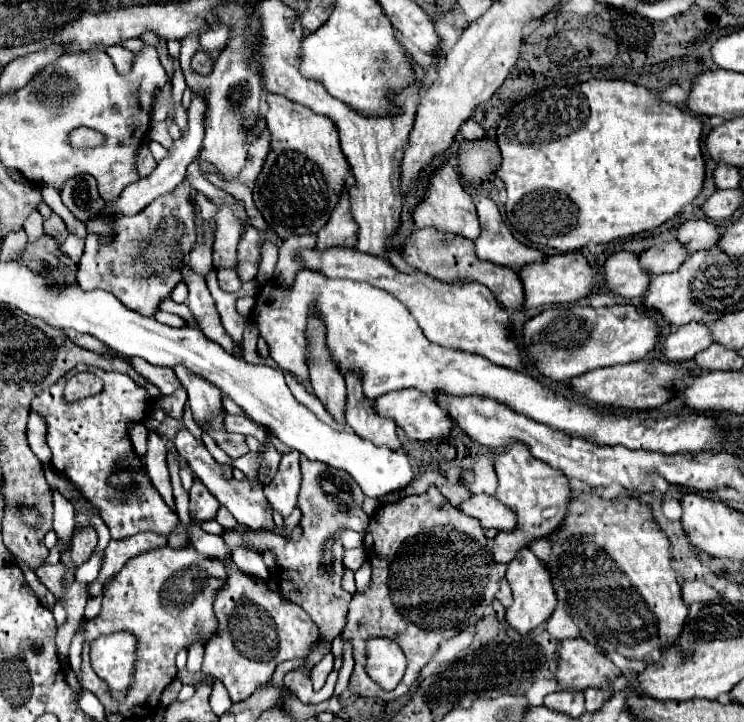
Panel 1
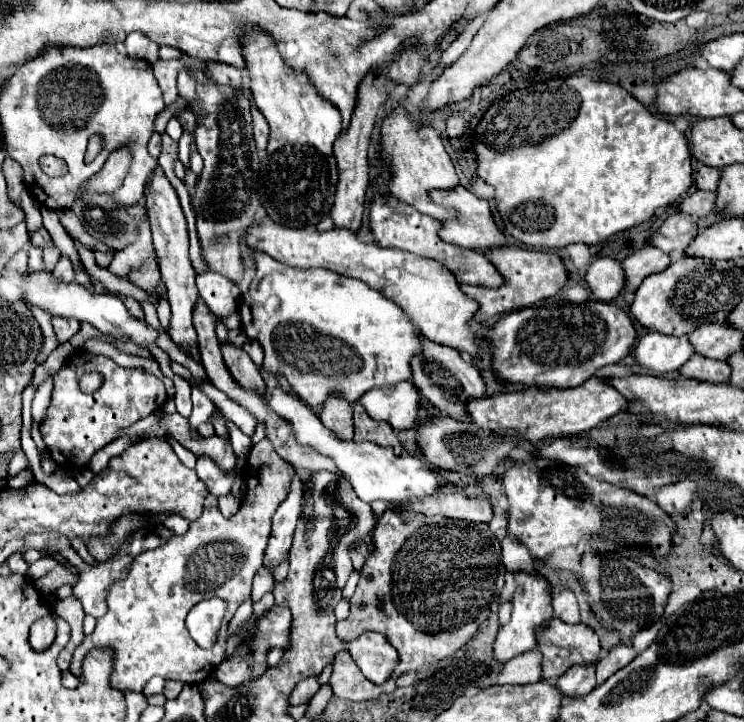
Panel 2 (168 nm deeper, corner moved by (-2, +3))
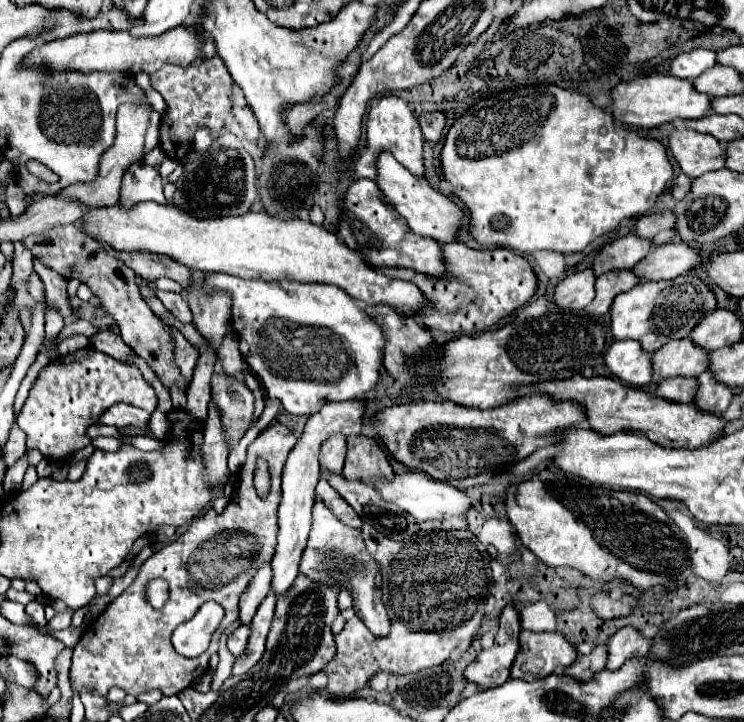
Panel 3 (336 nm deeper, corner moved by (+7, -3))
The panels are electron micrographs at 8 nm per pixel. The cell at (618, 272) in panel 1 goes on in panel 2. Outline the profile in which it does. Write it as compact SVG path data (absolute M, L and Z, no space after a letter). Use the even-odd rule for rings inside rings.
M598 257L586 271L586 285L598 301L614 301L624 285L620 261Z

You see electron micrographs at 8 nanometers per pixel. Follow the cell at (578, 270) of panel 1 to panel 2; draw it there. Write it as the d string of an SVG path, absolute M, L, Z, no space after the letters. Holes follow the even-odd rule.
M504 245L504 247L486 249L484 255L498 269L498 273L504 279L504 285L494 287L494 289L480 287L480 285L460 285L460 289L466 293L466 297L474 299L478 303L478 311L476 311L474 319L480 323L488 321L494 315L518 311L518 309L534 305L536 301L556 295L564 287L566 277L568 277L562 259L548 251L532 251L532 249L522 249L518 245Z

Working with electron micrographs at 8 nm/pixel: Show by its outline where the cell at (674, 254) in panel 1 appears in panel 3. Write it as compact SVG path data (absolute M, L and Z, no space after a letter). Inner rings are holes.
M621 269L621 271L607 271L605 275L599 275L597 277L597 283L595 283L595 291L597 291L597 297L593 299L591 305L585 307L587 313L591 315L605 315L609 313L611 305L613 305L613 299L623 293L623 291L629 291L631 287L639 285L643 279L639 275L633 275L631 269Z

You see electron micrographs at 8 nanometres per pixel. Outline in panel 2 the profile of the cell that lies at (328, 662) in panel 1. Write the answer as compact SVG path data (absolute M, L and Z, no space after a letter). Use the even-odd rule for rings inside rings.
M308 677L308 679L302 679L296 687L294 687L294 691L290 693L290 697L288 697L288 703L290 705L300 705L300 703L308 703L314 695L316 695L316 691L320 689L320 685L318 685L318 681L316 681L316 677Z

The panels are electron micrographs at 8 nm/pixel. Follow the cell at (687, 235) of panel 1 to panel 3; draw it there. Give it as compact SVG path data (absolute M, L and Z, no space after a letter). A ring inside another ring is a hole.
M631 233L603 247L601 253L595 257L593 271L595 275L601 275L611 269L631 269L641 259L645 259L645 255L653 249L655 249L653 239L641 239L639 235Z

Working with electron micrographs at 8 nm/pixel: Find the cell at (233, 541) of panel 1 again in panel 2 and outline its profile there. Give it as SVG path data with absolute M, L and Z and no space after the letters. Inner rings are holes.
M268 439L252 445L246 467L248 491L234 517L222 517L218 499L208 495L202 517L190 523L188 533L174 535L166 545L140 553L132 561L128 577L114 583L110 589L108 613L98 619L96 629L86 635L84 643L74 651L70 665L72 674L80 679L86 653L92 649L109 647L114 652L111 686L120 691L142 691L154 675L176 679L188 685L198 685L214 675L216 667L226 655L226 627L232 615L226 615L218 641L208 651L194 643L184 619L188 611L202 599L220 597L232 609L236 609L250 597L252 579L262 565L262 553L270 537L272 515L290 493L294 475L294 467L274 451Z

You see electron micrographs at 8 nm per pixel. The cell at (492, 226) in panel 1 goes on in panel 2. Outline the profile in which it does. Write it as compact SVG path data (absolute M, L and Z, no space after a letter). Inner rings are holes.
M456 185L454 189L434 189L430 193L430 199L436 205L444 205L444 207L450 207L450 209L456 211L456 217L442 221L442 229L438 229L438 237L442 237L442 241L460 245L464 249L478 249L478 251L498 247L498 245L506 245L506 237L500 233L500 229L496 227L496 223L492 219L488 201L478 199L474 193L470 193L462 185Z

